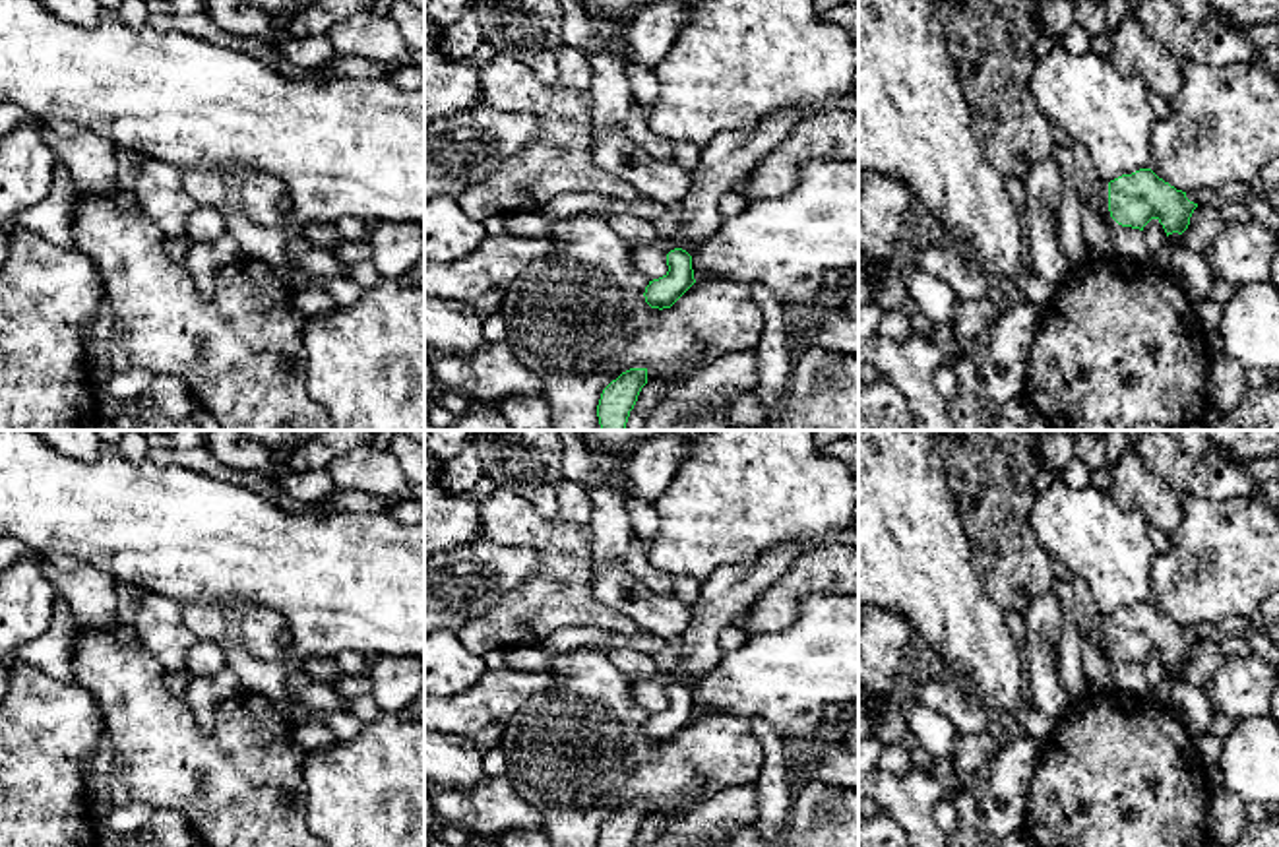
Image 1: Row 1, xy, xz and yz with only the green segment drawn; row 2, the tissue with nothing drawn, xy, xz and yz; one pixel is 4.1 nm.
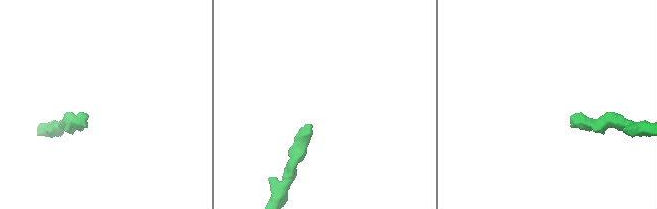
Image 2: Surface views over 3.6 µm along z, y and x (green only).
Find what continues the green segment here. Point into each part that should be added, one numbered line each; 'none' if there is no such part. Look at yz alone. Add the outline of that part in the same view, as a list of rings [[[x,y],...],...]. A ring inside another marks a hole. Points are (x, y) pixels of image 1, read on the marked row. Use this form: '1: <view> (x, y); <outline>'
1: yz (1101, 188); [[[1097,178],[1093,190],[1093,205],[1105,217],[1108,213],[1108,184]]]

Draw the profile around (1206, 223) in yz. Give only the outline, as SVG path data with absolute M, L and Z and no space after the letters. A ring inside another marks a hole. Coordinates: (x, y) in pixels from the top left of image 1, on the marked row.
M1198 204L1190 217L1188 229L1182 233L1182 244L1203 258L1211 242L1231 223L1234 221L1229 221L1217 207L1209 204Z

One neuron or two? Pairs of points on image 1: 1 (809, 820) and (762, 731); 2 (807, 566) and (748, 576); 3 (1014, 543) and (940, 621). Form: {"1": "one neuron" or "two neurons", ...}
{"1": "two neurons", "2": "two neurons", "3": "two neurons"}

